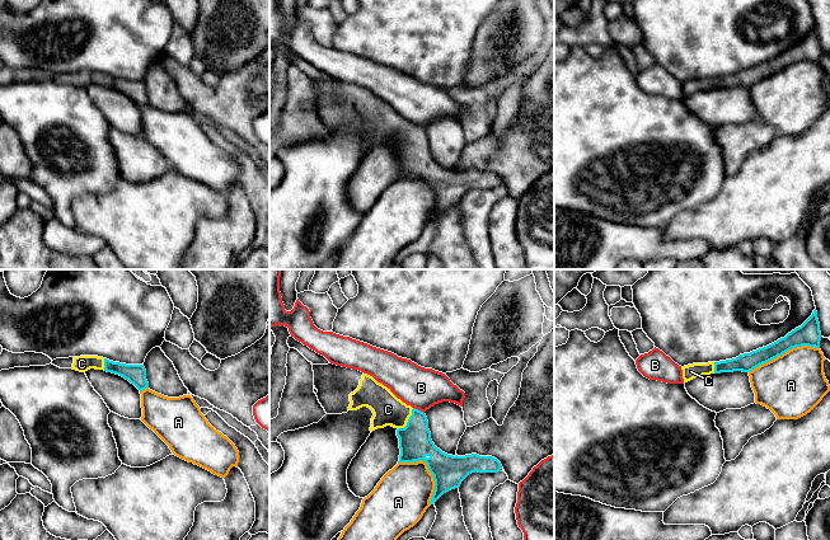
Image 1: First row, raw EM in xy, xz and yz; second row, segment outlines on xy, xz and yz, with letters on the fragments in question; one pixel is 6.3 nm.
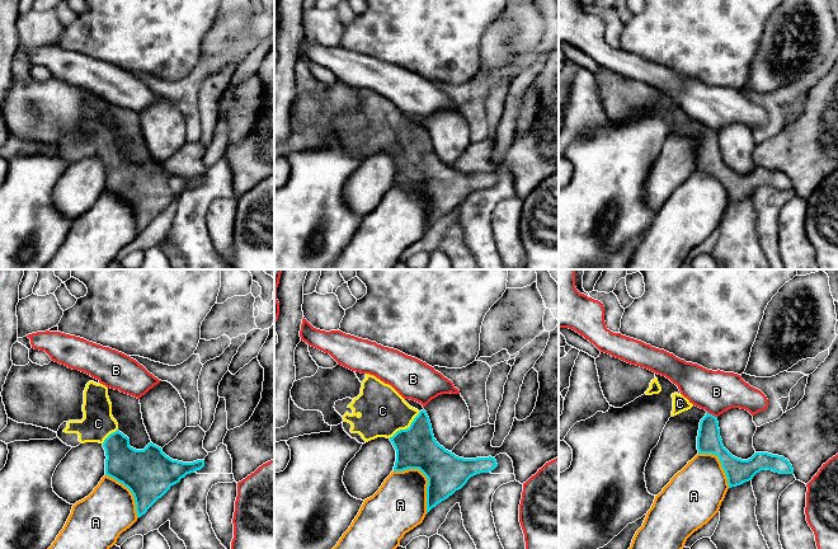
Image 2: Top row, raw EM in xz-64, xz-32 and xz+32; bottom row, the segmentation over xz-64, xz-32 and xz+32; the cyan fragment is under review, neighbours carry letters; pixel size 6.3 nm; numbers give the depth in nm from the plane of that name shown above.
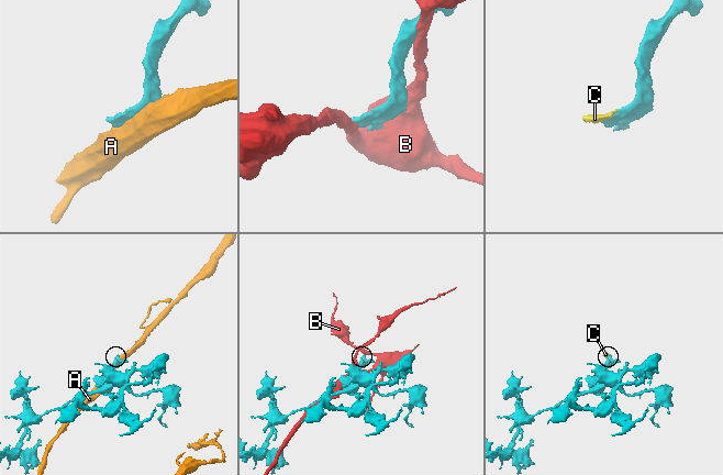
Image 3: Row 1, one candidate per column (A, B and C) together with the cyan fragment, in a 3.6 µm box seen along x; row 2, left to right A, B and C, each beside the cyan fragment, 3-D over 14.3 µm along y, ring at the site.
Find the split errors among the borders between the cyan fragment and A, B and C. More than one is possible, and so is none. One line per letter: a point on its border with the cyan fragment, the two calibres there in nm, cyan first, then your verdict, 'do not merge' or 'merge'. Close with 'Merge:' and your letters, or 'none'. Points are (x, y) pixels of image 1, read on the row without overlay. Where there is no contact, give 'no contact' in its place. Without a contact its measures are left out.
A: meets cyan in yz at (783, 67); 150 nm thick on the cyan side, 400 nm on the other; do not merge
B: meets cyan in xz at (417, 125); 200 nm thick on the cyan side, 260 nm on the other; do not merge
C: meets cyan in xz at (408, 136); 200 nm thick on the cyan side, 190 nm on the other; merge
Merge: C

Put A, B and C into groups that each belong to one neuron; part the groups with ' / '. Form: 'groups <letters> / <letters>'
groups A / B / C

